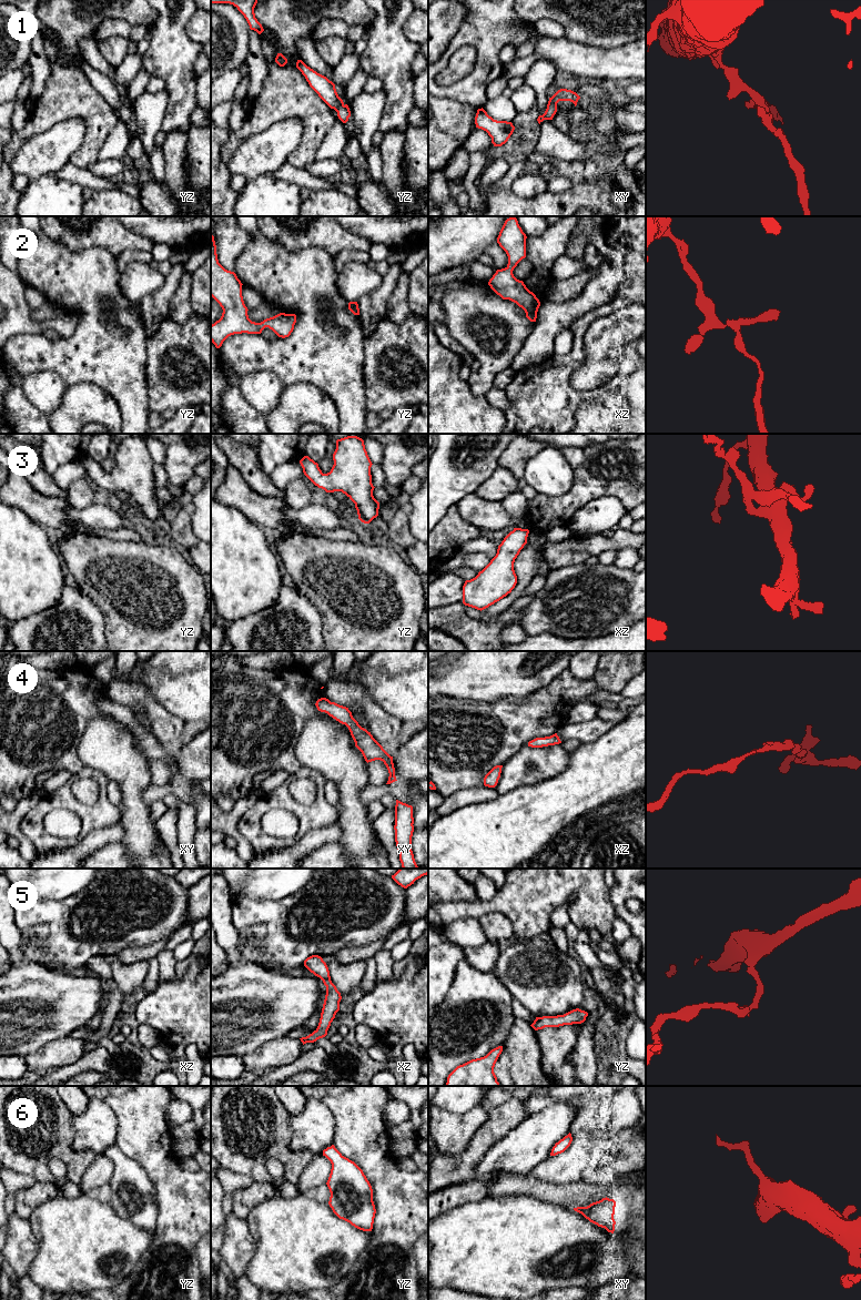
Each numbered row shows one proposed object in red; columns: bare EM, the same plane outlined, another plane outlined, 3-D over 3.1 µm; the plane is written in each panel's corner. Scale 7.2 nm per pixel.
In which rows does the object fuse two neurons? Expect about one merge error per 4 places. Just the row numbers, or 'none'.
none

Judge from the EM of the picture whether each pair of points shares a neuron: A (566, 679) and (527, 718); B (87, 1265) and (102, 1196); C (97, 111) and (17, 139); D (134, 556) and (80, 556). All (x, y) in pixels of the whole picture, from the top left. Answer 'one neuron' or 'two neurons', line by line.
A: one neuron
B: two neurons
C: one neuron
D: one neuron

